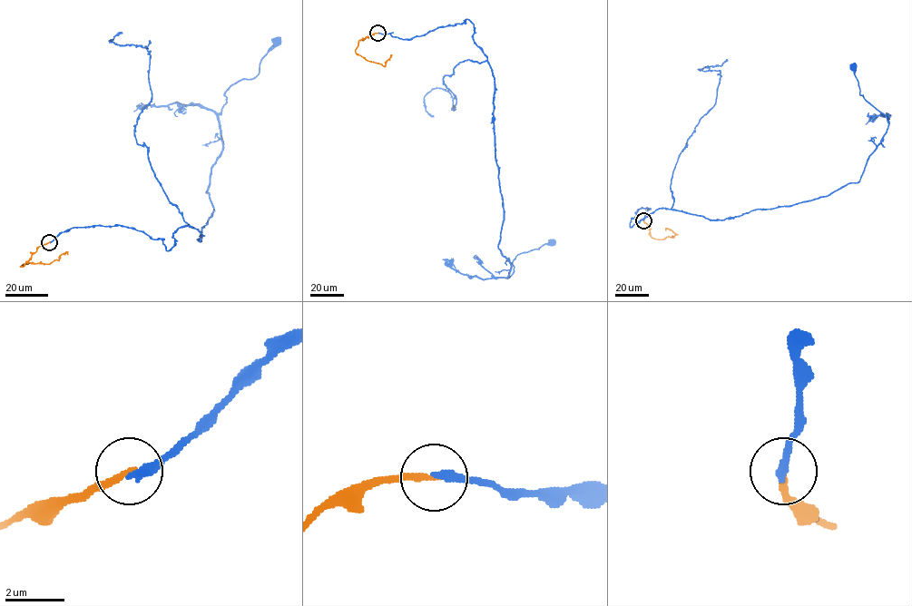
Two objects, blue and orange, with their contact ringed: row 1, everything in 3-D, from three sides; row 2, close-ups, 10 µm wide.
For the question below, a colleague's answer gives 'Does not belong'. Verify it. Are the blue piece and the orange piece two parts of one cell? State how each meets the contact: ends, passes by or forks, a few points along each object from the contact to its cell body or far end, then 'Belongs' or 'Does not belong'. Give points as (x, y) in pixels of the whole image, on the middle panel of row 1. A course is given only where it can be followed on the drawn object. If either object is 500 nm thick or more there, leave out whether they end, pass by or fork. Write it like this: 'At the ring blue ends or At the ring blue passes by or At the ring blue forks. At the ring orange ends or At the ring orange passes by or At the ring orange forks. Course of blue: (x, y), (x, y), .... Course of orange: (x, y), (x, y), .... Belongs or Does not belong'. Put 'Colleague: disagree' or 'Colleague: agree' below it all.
At the ring blue ends. At the ring orange ends. Course of blue: (377, 33), (412, 39), (474, 24), (494, 80), (507, 278), (518, 254), (552, 241). Course of orange: (377, 33), (359, 40), (355, 52), (383, 65), (391, 54). Belongs
Colleague: disagree

